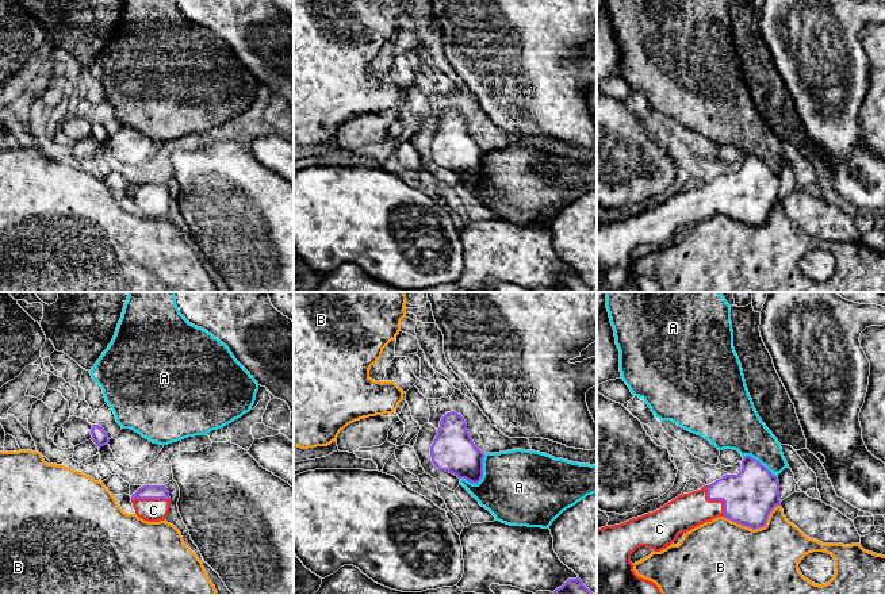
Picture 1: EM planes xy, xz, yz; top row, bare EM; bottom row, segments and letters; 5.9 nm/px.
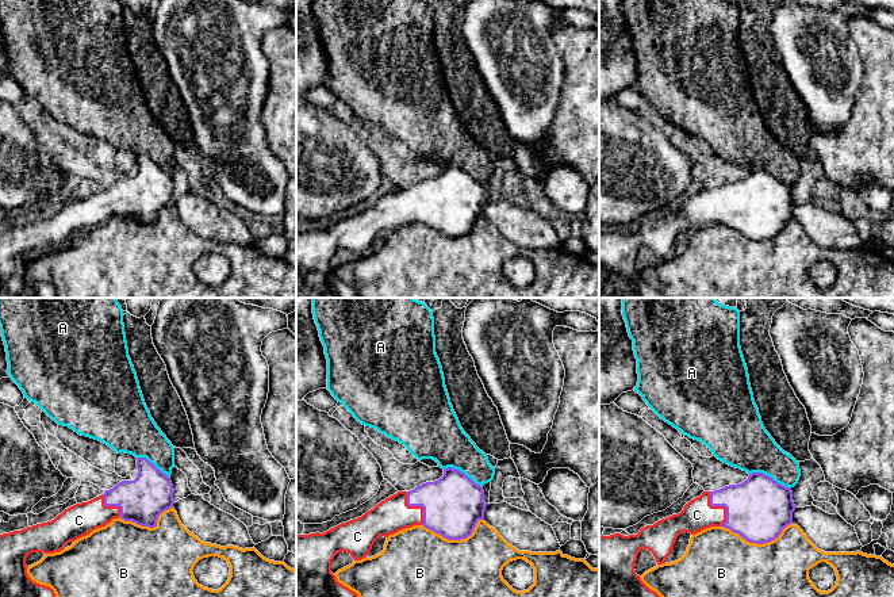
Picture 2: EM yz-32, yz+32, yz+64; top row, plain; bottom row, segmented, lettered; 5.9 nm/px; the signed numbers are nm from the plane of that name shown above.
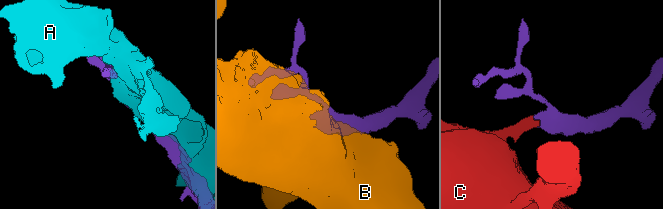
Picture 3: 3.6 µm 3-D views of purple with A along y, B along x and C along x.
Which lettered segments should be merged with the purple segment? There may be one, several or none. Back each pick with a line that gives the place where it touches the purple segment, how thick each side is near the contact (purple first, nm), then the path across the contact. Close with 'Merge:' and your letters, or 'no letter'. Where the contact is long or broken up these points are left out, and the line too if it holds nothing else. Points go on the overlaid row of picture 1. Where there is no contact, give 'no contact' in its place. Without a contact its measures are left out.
C: contact yz (716, 499); calibres 300 and 220 nm; way yz (749, 496), (716, 499), (686, 511)
Merge: C

